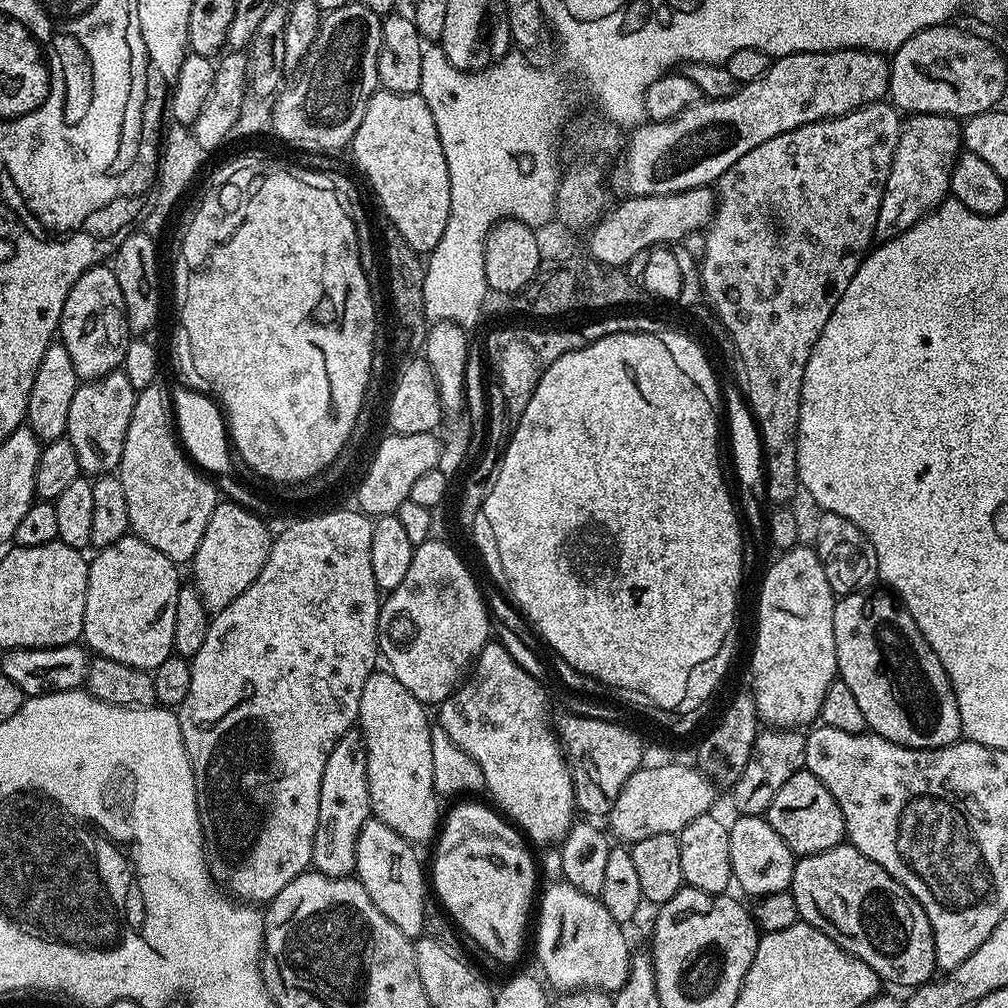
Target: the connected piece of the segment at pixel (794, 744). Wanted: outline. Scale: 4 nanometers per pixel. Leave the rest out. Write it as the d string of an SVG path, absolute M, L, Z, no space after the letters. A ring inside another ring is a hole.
M764 730L757 735L750 758L746 762L746 770L742 770L740 780L731 789L732 800L736 803L736 812L742 816L764 816L767 813L770 802L774 802L774 794L782 790L785 784L795 772L804 768L804 755L806 754L806 736L800 730Z

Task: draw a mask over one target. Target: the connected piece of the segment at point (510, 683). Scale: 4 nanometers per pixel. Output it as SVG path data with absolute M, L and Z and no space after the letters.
M489 642L476 655L467 679L438 705L438 726L482 766L486 792L496 799L495 807L529 841L556 846L568 837L578 809L570 761L550 716L548 720L544 686L530 678L502 645Z

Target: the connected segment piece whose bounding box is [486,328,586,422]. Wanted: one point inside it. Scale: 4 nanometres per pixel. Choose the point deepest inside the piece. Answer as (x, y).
(518, 356)

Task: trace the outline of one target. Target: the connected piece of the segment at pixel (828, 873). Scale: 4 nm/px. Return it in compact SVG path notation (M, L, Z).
M842 842L825 852L799 857L794 866L790 891L803 923L822 930L822 934L838 942L842 950L866 962L866 966L870 966L870 970L874 970L881 981L888 983L889 980L900 988L915 990L933 979L937 971L936 951L926 910L922 910L920 903L893 876L886 874L886 870L878 866L878 862L866 858L866 854L862 854L853 844Z

